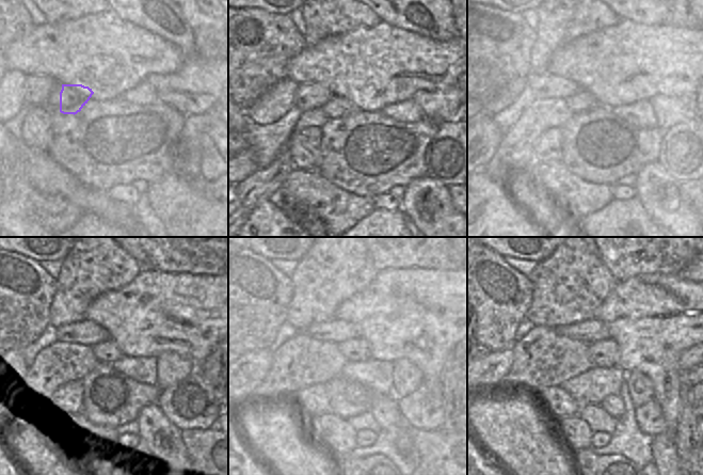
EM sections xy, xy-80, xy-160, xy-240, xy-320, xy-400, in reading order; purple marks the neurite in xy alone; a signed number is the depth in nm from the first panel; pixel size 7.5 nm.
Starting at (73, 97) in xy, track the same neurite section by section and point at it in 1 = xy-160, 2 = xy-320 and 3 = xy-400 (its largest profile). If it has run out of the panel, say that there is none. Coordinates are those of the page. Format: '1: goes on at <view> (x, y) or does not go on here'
1: goes on at xy-160 (545, 85)
2: goes on at xy-320 (336, 331)
3: goes on at xy-400 (591, 331)

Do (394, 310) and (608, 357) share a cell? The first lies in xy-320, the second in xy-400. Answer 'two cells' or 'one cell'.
two cells

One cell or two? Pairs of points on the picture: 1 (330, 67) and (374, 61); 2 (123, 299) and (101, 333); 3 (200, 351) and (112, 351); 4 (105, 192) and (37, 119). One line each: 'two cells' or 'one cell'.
1: one cell
2: two cells
3: two cells
4: two cells

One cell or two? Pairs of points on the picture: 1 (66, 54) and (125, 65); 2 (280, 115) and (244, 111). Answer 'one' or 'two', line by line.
1: one
2: two

